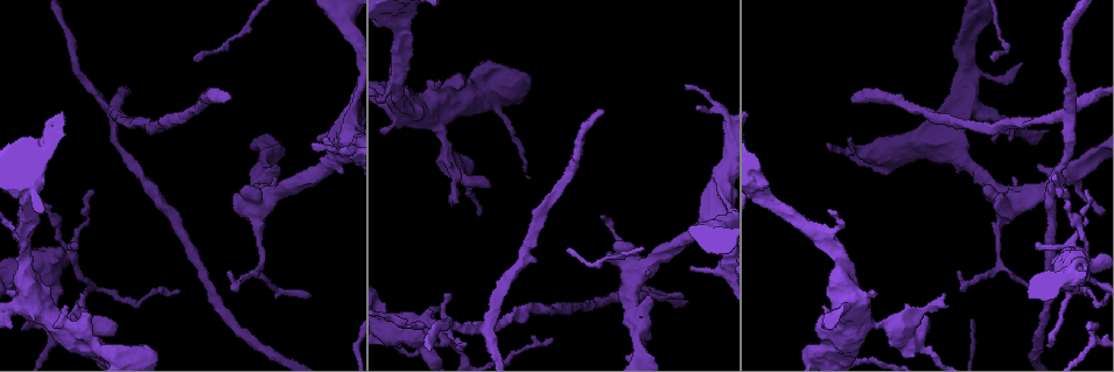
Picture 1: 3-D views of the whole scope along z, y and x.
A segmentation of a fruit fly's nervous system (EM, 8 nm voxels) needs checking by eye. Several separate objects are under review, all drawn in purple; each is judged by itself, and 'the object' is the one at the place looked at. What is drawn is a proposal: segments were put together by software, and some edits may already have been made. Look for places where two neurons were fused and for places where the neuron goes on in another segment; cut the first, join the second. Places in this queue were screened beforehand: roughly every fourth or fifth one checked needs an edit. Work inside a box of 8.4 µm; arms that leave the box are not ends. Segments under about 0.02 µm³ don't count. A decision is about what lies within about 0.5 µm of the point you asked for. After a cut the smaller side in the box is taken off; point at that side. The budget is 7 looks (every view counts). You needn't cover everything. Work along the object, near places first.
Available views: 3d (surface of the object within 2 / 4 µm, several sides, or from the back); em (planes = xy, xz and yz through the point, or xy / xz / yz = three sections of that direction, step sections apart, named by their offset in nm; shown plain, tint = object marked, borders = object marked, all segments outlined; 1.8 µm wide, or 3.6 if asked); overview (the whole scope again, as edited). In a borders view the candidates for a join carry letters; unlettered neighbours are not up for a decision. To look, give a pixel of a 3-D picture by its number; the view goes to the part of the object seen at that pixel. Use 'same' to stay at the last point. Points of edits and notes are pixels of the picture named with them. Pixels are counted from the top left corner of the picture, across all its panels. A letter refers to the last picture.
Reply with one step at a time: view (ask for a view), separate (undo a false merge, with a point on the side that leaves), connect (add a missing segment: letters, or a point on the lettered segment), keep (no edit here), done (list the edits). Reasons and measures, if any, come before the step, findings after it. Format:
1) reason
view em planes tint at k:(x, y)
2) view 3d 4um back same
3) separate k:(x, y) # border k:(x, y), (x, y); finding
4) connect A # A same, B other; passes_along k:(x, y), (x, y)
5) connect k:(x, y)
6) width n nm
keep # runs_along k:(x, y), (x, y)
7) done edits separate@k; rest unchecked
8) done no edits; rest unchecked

an open end
view em planes borders at 1:(1037, 163)

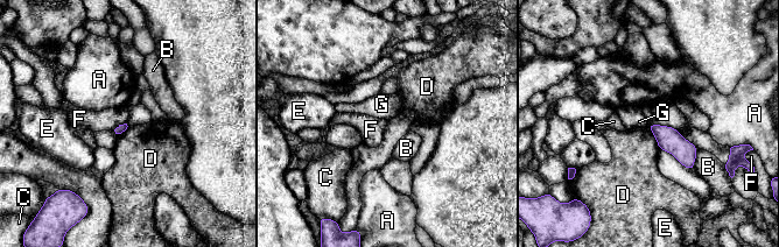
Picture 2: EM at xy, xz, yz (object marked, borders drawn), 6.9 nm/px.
keep # A other, B other, C other, D other, E other, F other, G other; border 2:(678, 131), (697, 147); none of them fits

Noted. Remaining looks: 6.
calibre changes
view 3d 4um at 1:(997, 230)

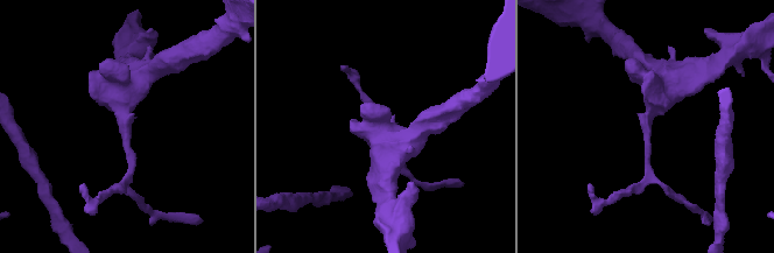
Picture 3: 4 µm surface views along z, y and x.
arms 4; now the EM
view em planes tint at 3:(128, 125)

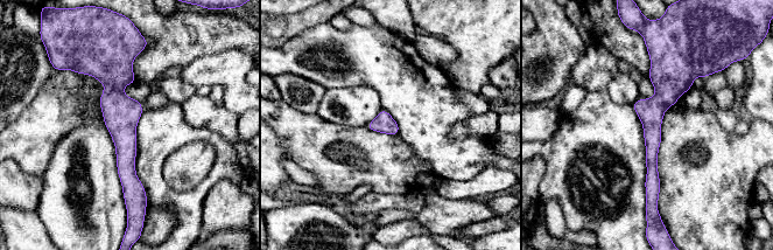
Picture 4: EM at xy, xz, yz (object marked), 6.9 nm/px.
see the neighbours
view em planes borders same

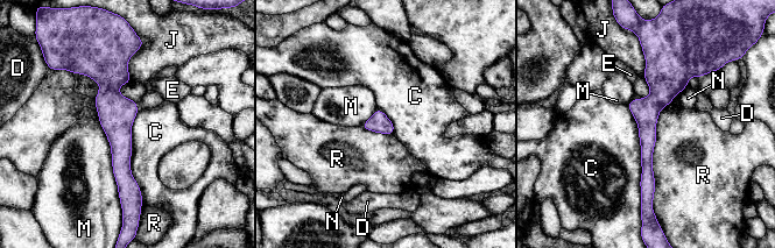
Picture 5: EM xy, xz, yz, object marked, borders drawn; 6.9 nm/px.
keep # C other, D other, E other, J other, M other, N other, R other; runs_along 5:(119, 55), (112, 107), (131, 195); one neuron here

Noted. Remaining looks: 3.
four or more arms meet
view 3d 4um at 1:(1068, 117)

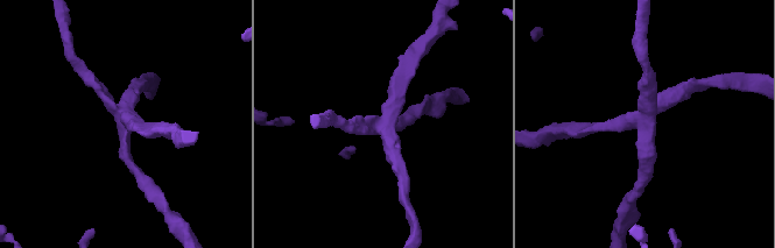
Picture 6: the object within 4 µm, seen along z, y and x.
arms 4
view em xz step 16 tint at 6:(644, 127)

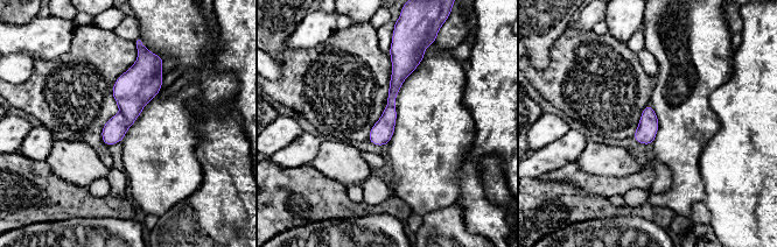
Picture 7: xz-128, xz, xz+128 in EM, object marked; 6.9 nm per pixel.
cut it another way
view em planes borders same

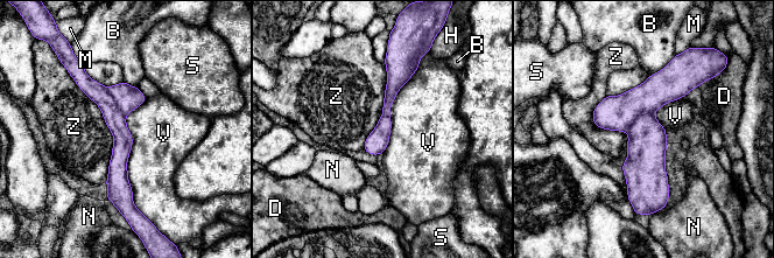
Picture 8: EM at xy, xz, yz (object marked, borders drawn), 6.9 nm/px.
longest_contact Z 800 nm
separate 8:(614, 112) # B other, D other, H other, M other, N other, S other, V other, Z other; border 8:(653, 111), (641, 112), (626, 131); a second neuron is stuck on

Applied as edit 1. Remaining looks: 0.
done edits separate@8; rest unchecked

